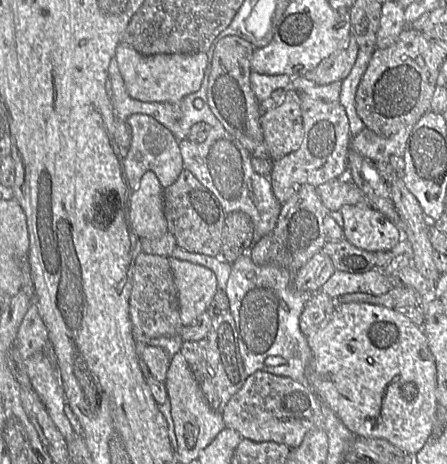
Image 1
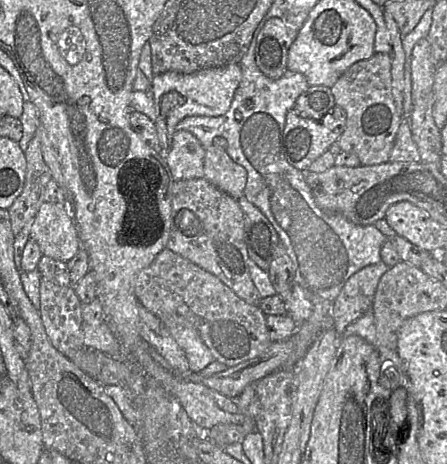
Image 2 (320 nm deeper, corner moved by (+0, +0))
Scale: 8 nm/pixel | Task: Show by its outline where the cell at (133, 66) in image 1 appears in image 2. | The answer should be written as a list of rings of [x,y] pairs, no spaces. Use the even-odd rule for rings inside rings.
[[[238,63],[227,64],[184,74],[165,72],[154,75],[151,79],[157,119],[156,129],[161,146],[165,152],[171,146],[178,123],[188,116],[220,116],[225,114],[231,105],[236,89],[241,80],[241,69]]]

